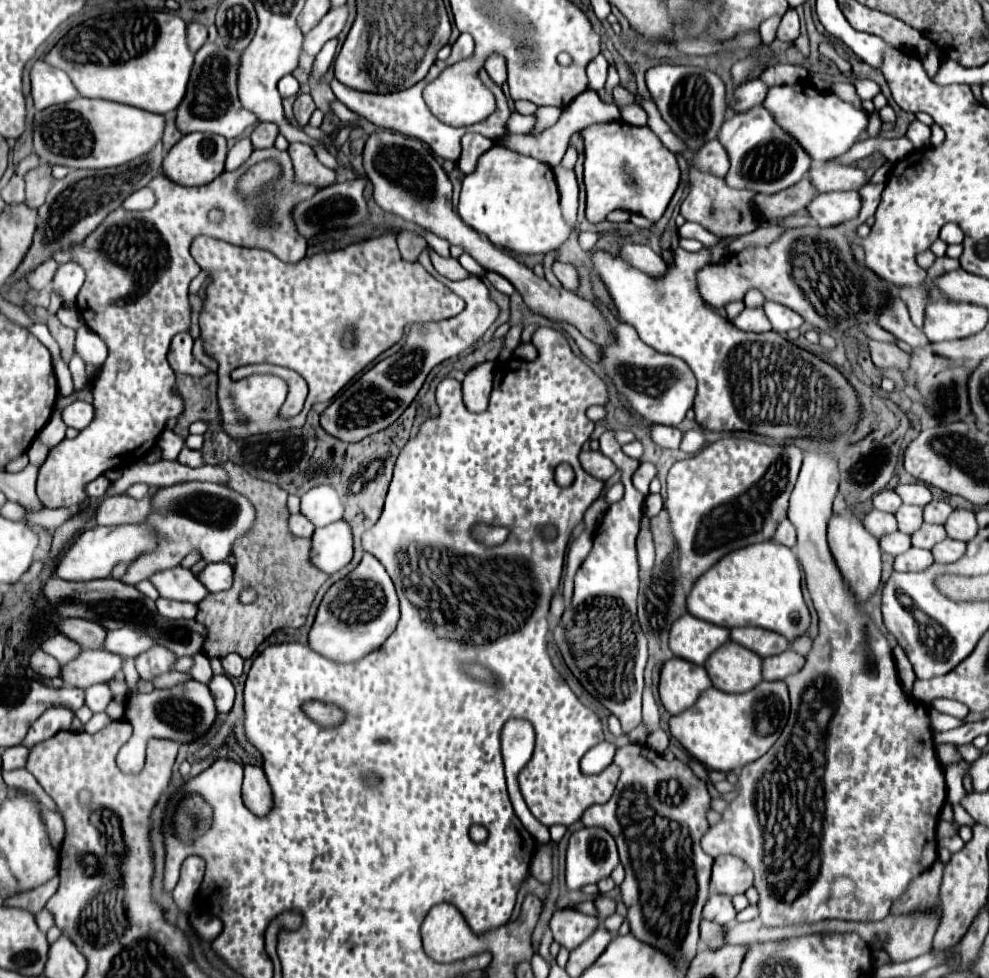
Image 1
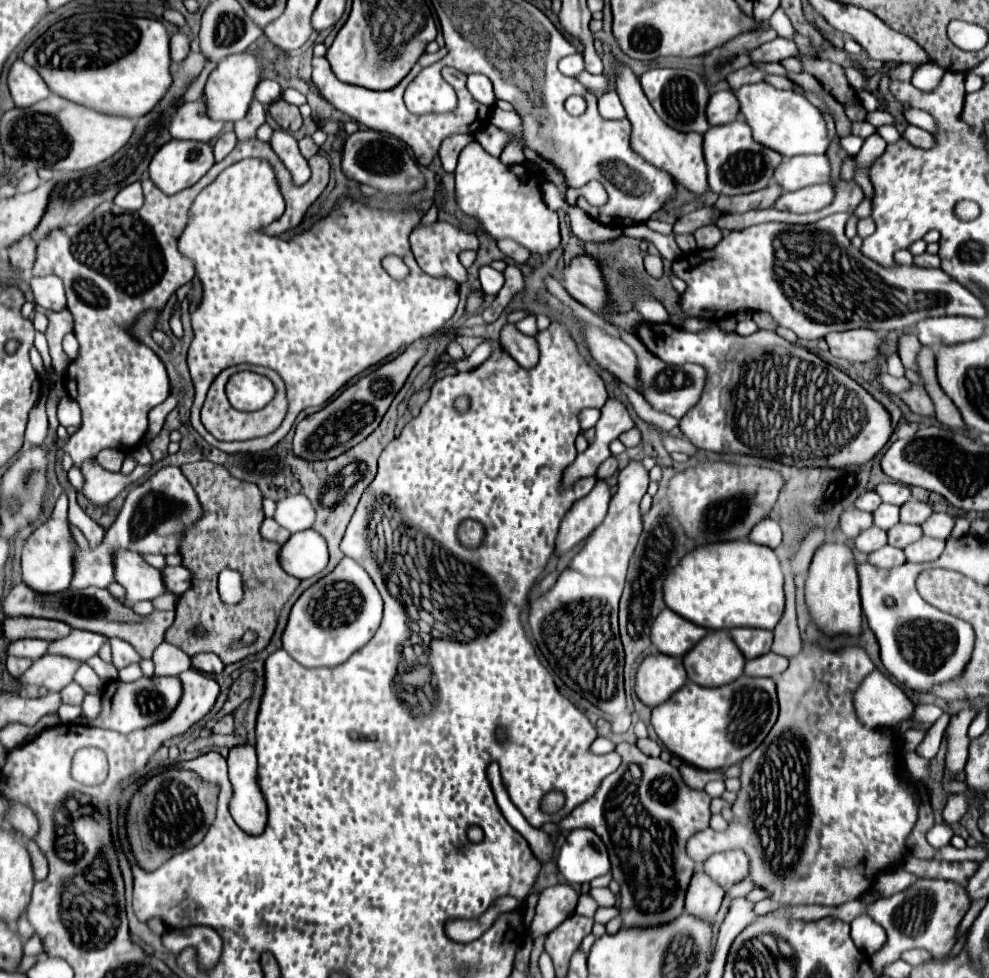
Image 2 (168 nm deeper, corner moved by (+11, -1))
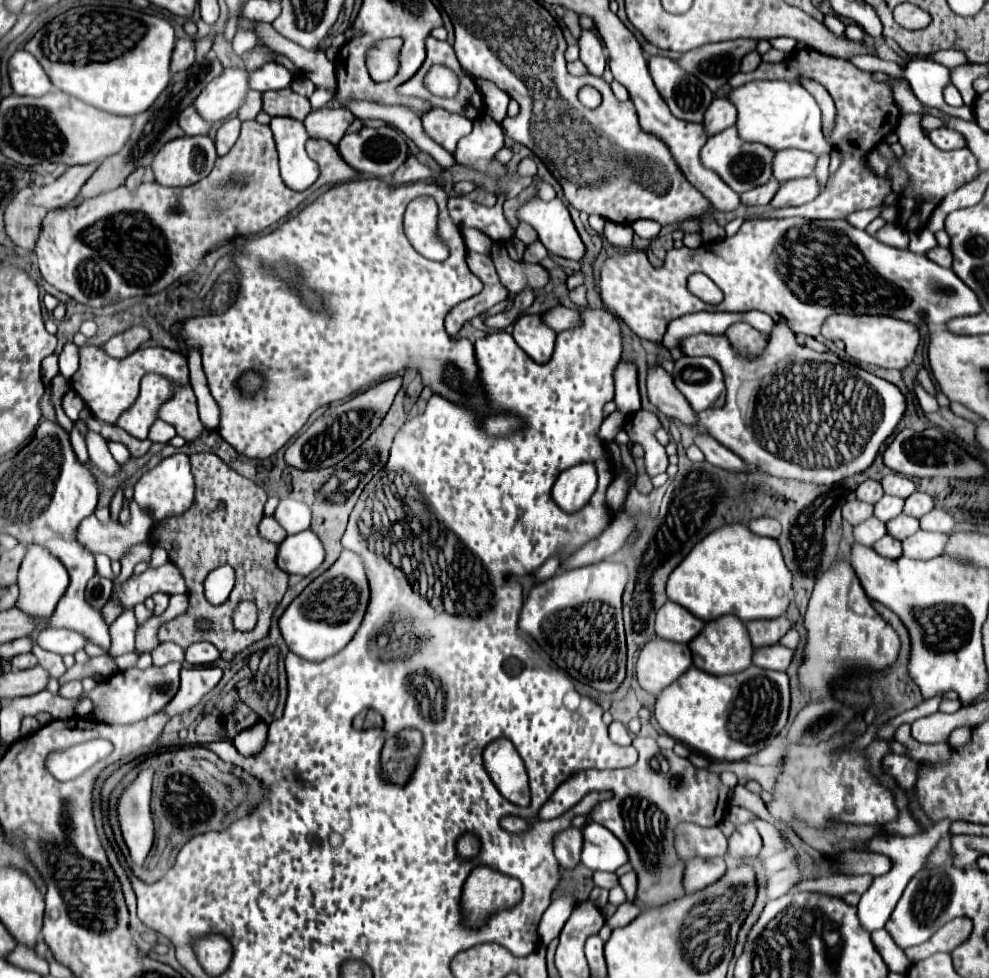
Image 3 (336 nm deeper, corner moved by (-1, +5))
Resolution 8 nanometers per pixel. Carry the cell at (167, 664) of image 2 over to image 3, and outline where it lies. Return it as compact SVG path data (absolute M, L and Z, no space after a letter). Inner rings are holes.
M162 642L156 650L152 650L154 666L164 666L168 662L184 662L184 650L174 642Z

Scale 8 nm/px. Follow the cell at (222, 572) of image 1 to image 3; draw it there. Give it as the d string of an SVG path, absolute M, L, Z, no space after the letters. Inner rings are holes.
M166 562L158 568L148 568L140 576L132 576L118 592L118 598L124 608L132 608L138 602L144 602L146 598L154 596L156 592L166 592L166 594L186 594L188 588L184 584L182 570Z

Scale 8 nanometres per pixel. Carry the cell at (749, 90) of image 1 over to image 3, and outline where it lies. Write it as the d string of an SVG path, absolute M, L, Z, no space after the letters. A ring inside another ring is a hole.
M714 98L708 114L704 114L704 126L708 130L708 136L722 132L728 126L734 126L736 116L736 106L728 98Z

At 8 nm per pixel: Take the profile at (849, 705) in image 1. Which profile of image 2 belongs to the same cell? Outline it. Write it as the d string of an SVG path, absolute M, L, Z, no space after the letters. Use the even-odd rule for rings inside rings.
M804 646L802 652L790 660L790 666L786 668L786 672L782 672L780 676L774 678L776 688L778 688L778 700L780 700L778 722L774 724L774 728L770 730L766 740L742 762L742 774L740 774L742 790L738 792L738 798L736 798L734 808L732 808L734 820L730 822L726 832L716 832L712 828L706 828L688 840L686 852L694 860L696 866L702 866L704 860L708 860L708 856L712 856L716 852L724 852L728 848L740 848L750 856L750 878L756 882L756 886L770 890L772 900L778 900L778 902L784 902L790 906L796 906L796 904L840 906L840 904L846 904L850 900L858 900L864 892L870 890L872 880L876 878L878 872L900 866L900 862L904 860L904 856L908 852L906 838L916 824L916 802L914 802L912 794L906 790L906 786L896 776L894 752L898 748L898 740L896 740L894 732L892 730L868 730L856 718L856 712L852 706L852 692L860 686L864 676L870 674L872 670L874 670L872 660L868 658L868 654L862 648L856 648L856 646L852 646L852 650L846 650L842 654L828 652L828 650L822 650L818 646Z

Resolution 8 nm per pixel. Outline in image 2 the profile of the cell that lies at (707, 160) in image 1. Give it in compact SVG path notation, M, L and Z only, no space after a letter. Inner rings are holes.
M616 60L616 68L614 68L616 80L616 92L620 96L620 102L626 110L626 118L632 124L632 134L630 134L630 146L634 152L638 152L644 160L648 160L650 164L654 164L660 170L666 170L678 184L682 184L686 190L694 192L694 194L706 194L708 182L706 182L706 162L704 162L704 154L702 154L702 134L696 132L676 132L674 128L668 128L658 114L654 112L654 108L650 106L646 94L642 92L640 80L634 76L634 72L624 64Z

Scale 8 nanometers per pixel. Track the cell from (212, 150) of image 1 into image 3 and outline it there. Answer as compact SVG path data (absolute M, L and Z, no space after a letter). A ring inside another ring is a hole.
M182 136L160 148L152 170L160 184L190 186L212 172L216 158L216 146L210 136Z

